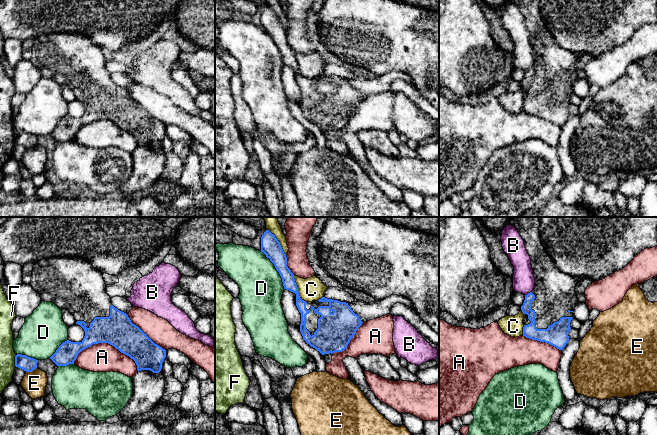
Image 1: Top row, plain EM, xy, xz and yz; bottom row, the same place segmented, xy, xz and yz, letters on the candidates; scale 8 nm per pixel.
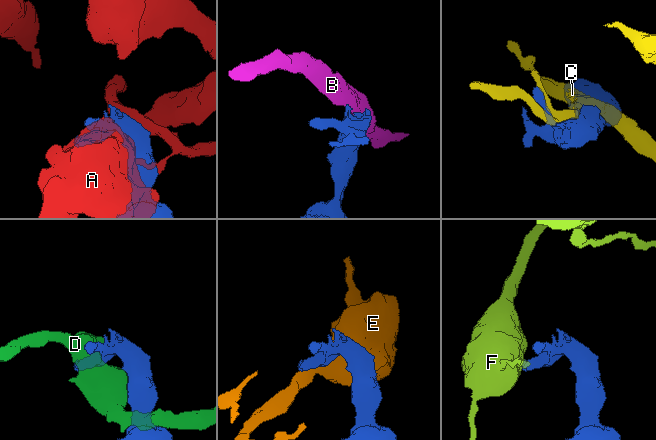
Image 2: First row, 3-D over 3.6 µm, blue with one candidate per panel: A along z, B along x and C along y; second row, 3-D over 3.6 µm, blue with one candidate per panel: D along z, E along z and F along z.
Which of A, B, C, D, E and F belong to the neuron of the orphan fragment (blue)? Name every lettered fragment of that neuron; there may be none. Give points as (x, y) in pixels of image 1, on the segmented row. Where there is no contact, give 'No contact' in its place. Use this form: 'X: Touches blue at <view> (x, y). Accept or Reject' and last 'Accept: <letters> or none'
A: Touches blue at xy (108, 343). Reject
B: Touches blue at yz (528, 293). Reject
C: Touches blue at xz (297, 289). Reject
D: Touches blue at xz (276, 269). Reject
E: Touches blue at xy (31, 371). Reject
F: Touches blue at xy (15, 361). Reject
Accept: none

